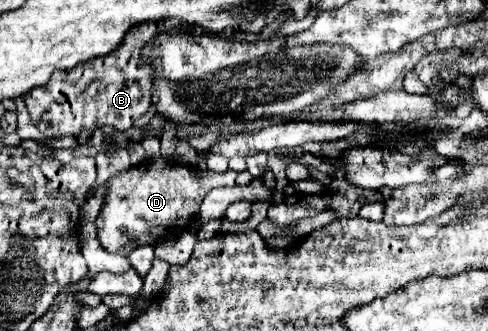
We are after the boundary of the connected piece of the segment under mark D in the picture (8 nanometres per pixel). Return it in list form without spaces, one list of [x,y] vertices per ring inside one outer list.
[[[162,157],[146,161],[151,162],[132,166],[130,170],[120,172],[108,180],[110,188],[96,218],[96,228],[100,244],[106,246],[106,252],[110,254],[130,256],[138,246],[158,244],[160,240],[178,236],[194,220],[204,196],[212,188],[240,186],[250,184],[254,180],[254,176],[248,170],[192,170],[188,166],[176,164]]]

